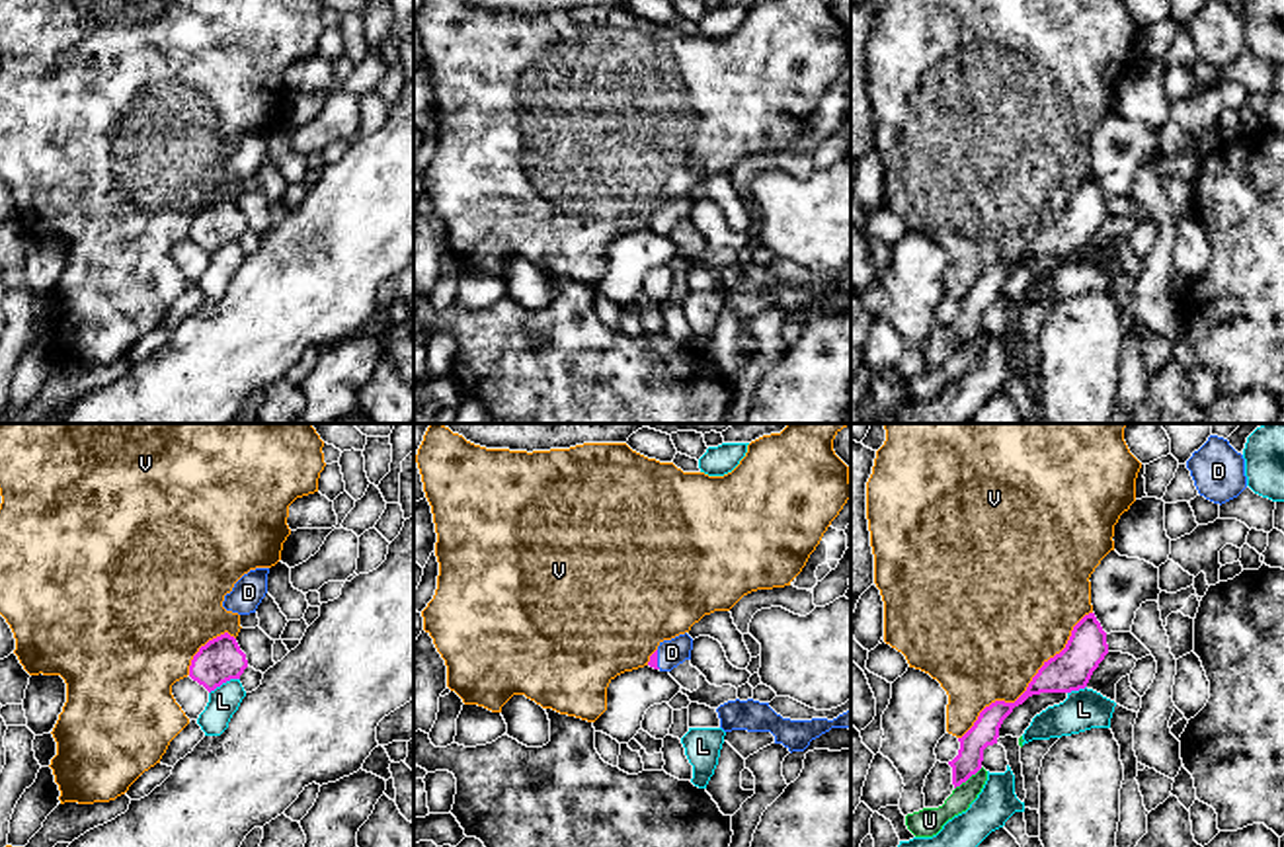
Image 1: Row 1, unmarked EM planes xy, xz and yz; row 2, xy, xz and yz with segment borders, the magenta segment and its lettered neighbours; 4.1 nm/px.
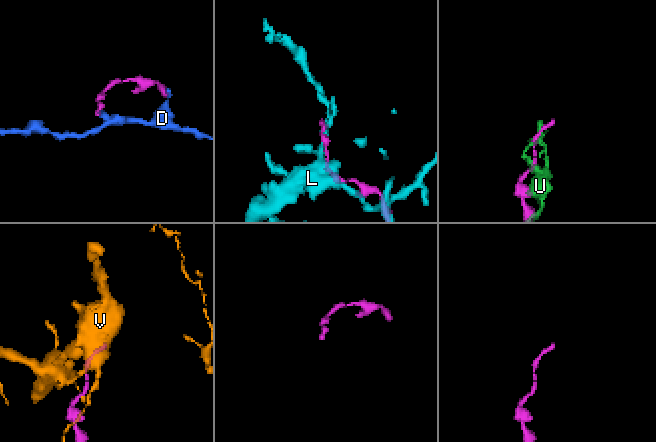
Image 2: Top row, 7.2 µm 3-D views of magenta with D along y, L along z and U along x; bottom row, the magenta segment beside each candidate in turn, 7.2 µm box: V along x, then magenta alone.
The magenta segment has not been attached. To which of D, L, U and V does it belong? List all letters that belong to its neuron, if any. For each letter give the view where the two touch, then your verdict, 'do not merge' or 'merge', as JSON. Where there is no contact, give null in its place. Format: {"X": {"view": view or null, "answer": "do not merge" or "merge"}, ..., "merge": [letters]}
{"D": {"view": "xz", "answer": "merge"}, "L": {"view": "xy", "answer": "do not merge"}, "U": {"view": "yz", "answer": "do not merge"}, "V": {"view": "yz", "answer": "do not merge"}, "merge": ["D"]}

